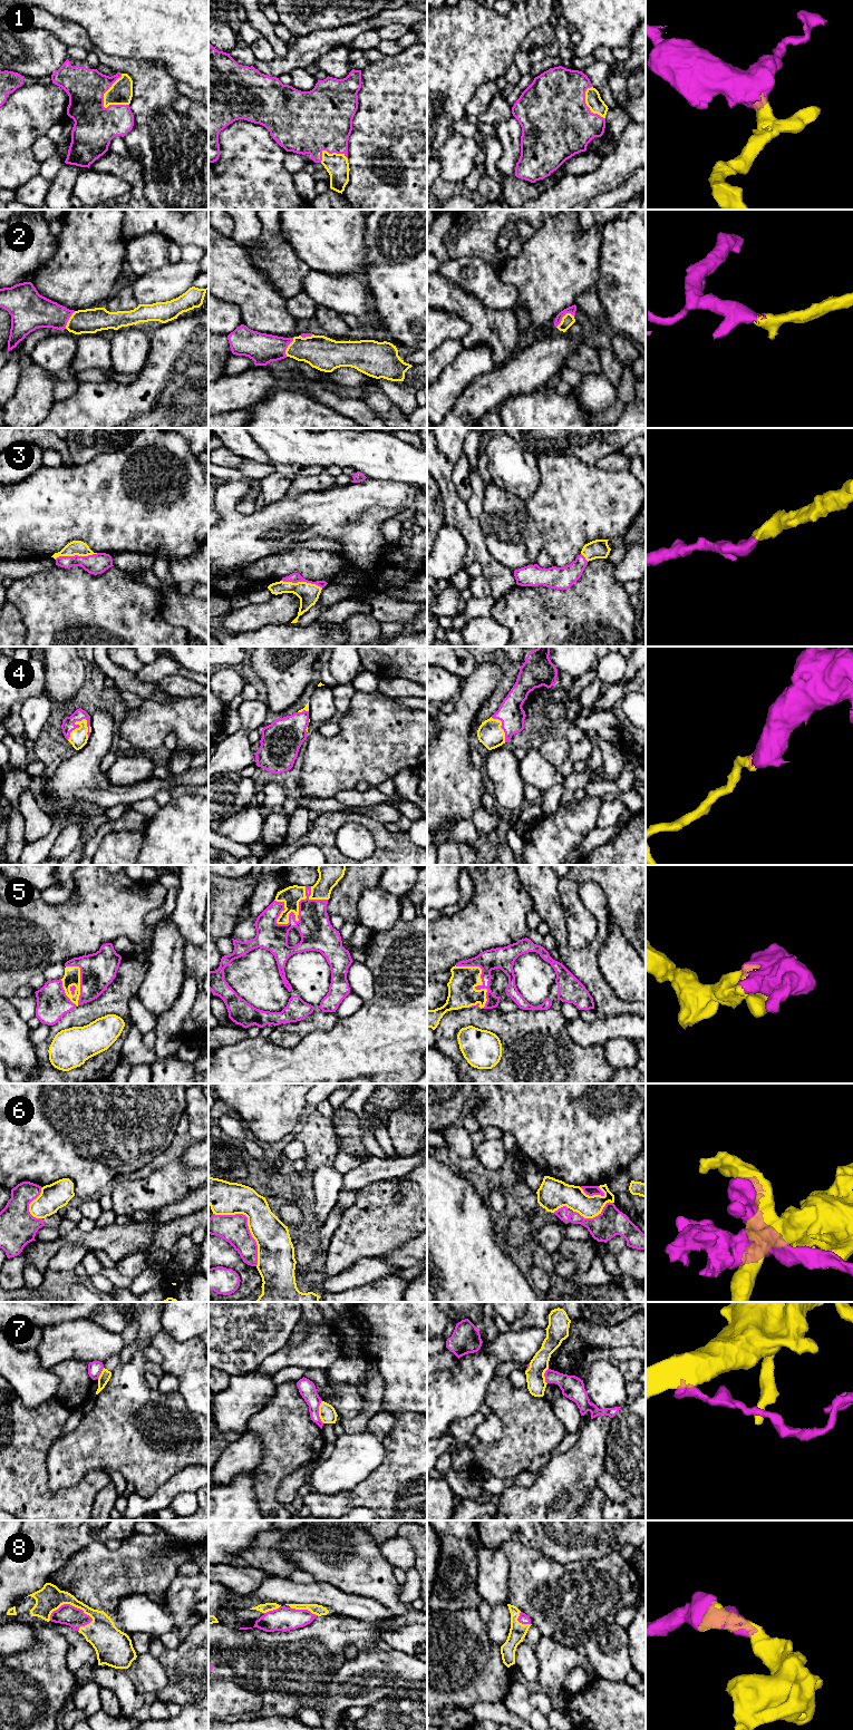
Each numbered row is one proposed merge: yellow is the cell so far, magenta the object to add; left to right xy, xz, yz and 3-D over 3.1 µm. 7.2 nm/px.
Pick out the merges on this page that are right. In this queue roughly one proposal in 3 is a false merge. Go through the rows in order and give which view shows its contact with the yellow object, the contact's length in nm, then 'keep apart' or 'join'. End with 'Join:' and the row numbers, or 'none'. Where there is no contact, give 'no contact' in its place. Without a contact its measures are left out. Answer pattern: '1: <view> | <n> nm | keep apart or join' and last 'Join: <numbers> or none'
1: xy | 280 nm | join
2: yz | 160 nm | join
3: xy | 320 nm | join
4: xy | 200 nm | join
5: xz | 420 nm | join
6: xz | 500 nm | keep apart
7: xz | 170 nm | keep apart
8: xy | 320 nm | join
Join: 1, 2, 3, 4, 5, 8

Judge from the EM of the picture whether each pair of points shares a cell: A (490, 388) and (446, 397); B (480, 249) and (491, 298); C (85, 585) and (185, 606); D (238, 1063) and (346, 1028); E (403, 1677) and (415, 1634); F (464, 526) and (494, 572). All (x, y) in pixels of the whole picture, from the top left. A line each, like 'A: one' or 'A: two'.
A: two
B: two
C: two
D: one
E: two
F: one

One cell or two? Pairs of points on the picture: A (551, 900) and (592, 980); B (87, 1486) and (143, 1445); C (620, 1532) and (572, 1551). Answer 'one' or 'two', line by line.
A: one
B: two
C: one

